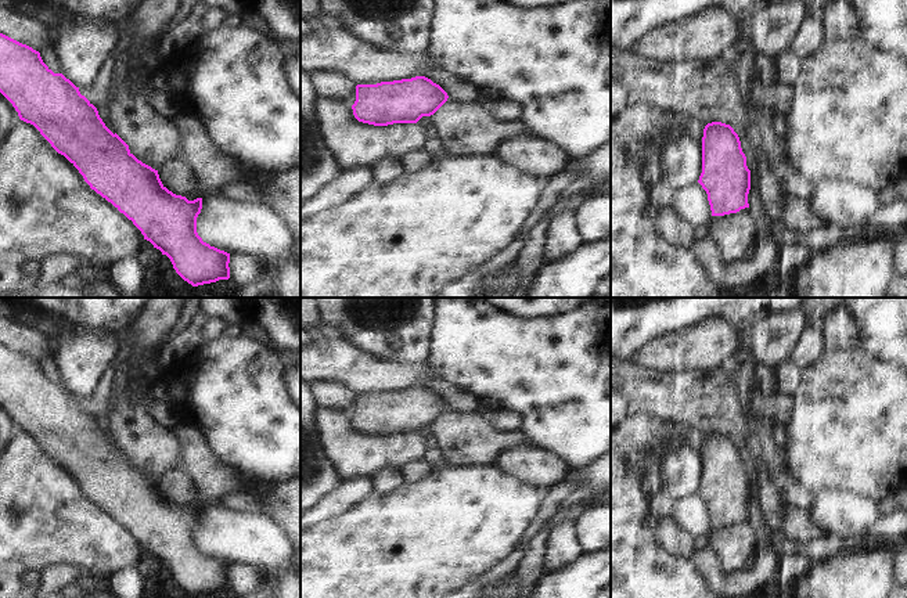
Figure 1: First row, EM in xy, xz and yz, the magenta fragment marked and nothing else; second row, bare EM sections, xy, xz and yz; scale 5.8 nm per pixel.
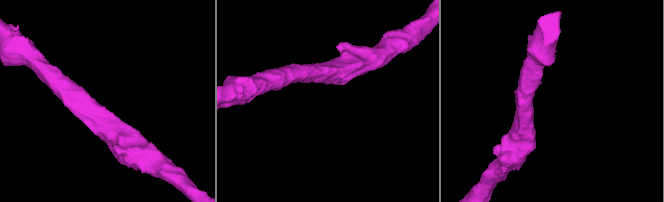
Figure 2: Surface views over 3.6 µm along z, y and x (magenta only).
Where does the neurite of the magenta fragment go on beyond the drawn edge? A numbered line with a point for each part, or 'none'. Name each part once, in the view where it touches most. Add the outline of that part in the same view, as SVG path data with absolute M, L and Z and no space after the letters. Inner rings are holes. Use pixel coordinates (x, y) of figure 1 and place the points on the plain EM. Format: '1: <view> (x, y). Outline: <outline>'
none.

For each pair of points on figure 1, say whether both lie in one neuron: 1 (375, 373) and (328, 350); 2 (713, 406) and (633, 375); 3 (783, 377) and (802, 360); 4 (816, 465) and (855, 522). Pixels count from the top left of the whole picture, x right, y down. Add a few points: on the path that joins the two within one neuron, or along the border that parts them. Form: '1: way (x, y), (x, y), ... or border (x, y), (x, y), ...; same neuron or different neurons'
1: way (364, 373), (339, 360); same neuron
2: way (694, 397), (652, 391); same neuron
3: border (789, 360), (801, 368); different neurons
4: border (864, 494), (848, 490), (821, 490), (816, 496); different neurons

